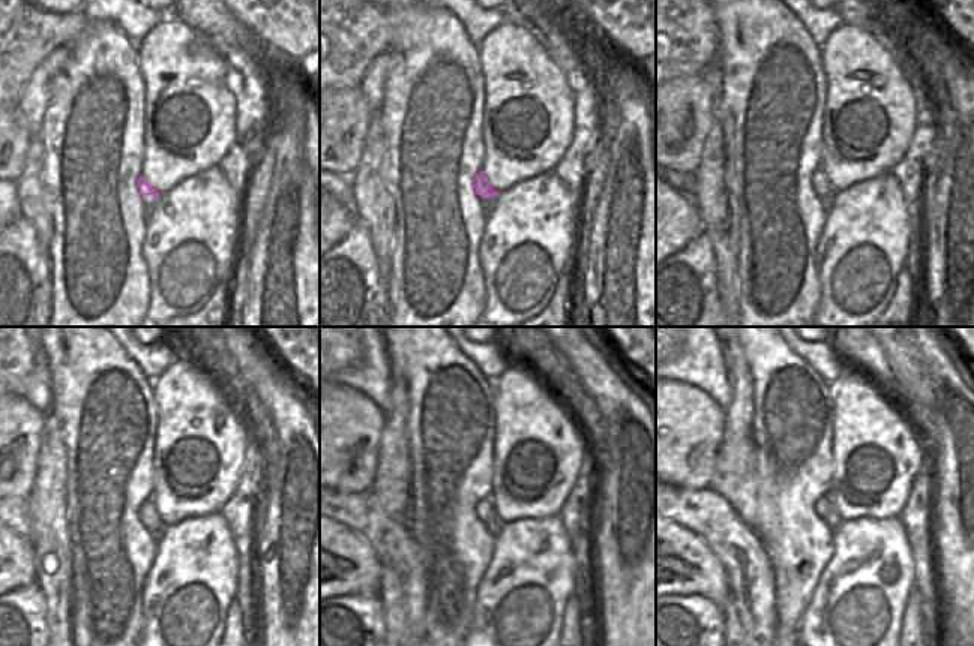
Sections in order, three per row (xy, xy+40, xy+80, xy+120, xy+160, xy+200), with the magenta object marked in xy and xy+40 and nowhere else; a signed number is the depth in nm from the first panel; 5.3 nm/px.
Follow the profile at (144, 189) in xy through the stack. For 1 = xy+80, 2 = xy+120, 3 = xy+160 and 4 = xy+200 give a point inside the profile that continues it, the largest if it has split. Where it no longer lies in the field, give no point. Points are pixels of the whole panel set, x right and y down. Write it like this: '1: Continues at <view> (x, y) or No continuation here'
1: Continues at xy+80 (821, 183)
2: Continues at xy+120 (149, 516)
3: Continues at xy+160 (485, 510)
4: Continues at xy+200 (824, 508)

